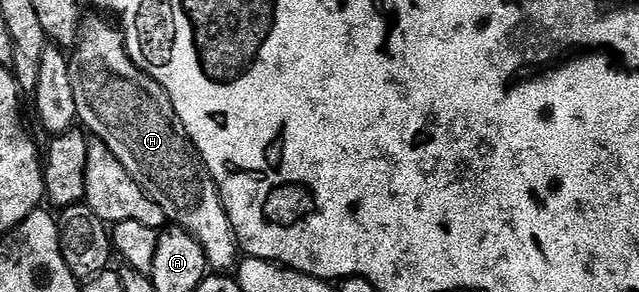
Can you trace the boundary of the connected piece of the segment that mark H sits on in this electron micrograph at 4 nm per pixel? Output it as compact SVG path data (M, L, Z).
M82 16L77 43L72 46L69 57L71 91L75 91L78 122L96 140L106 145L111 155L119 159L119 163L123 163L127 175L131 175L137 186L161 208L166 222L180 225L196 239L209 260L210 270L232 270L239 261L237 236L233 234L233 228L227 219L227 211L221 202L217 184L213 182L196 147L190 143L189 137L177 122L171 99L163 91L163 87L151 80L144 69L127 55L120 28L113 26L112 29L105 22L108 20L104 16L93 16L97 17Z

